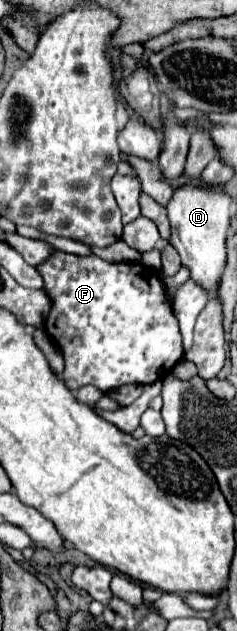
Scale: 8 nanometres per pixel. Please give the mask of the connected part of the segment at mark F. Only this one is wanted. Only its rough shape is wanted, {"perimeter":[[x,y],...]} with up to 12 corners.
{"perimeter":[[55,252],[37,268],[63,380],[161,380],[179,322],[157,270]]}

